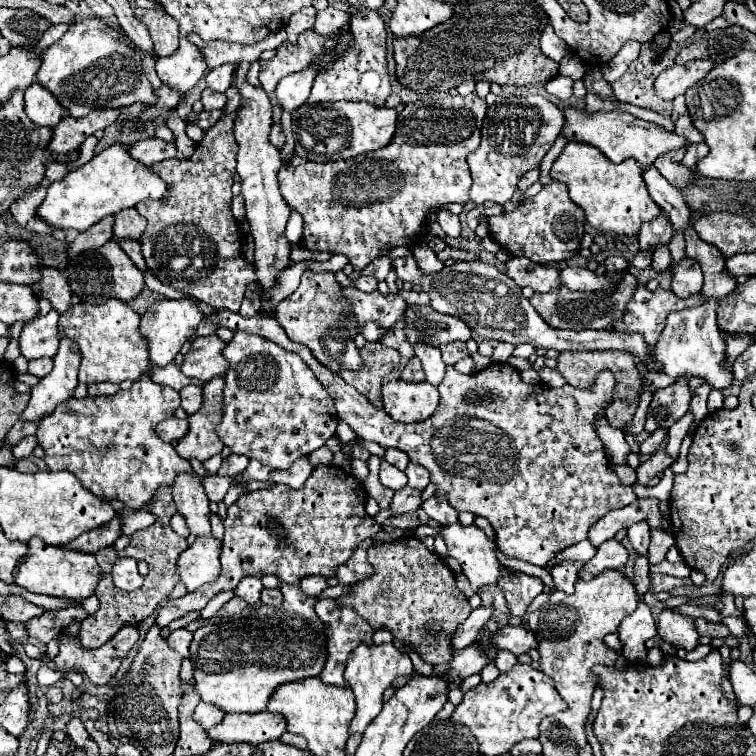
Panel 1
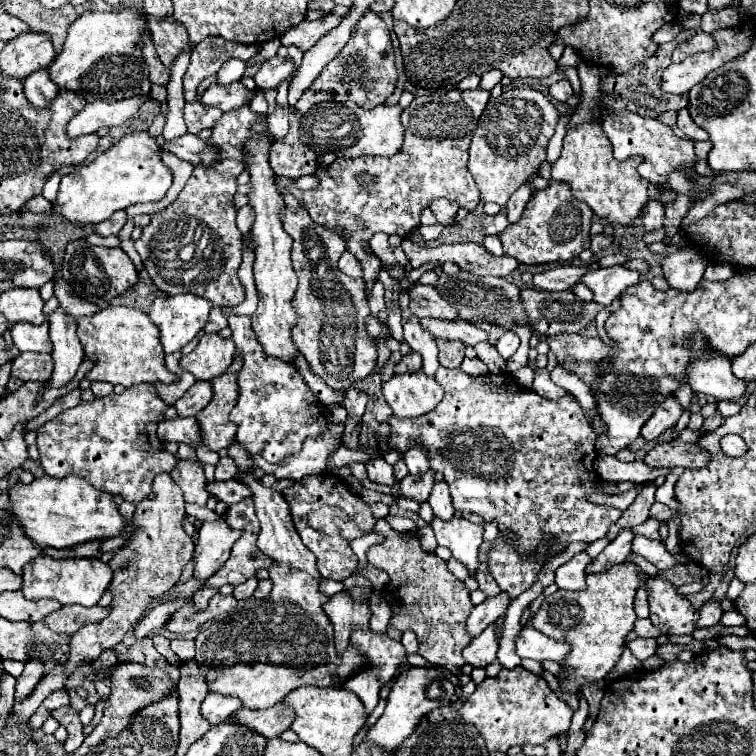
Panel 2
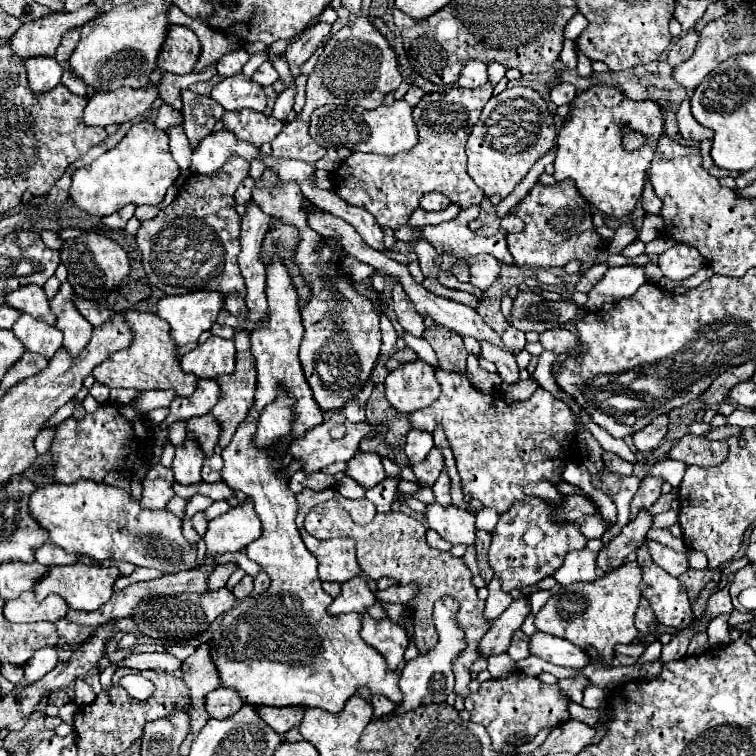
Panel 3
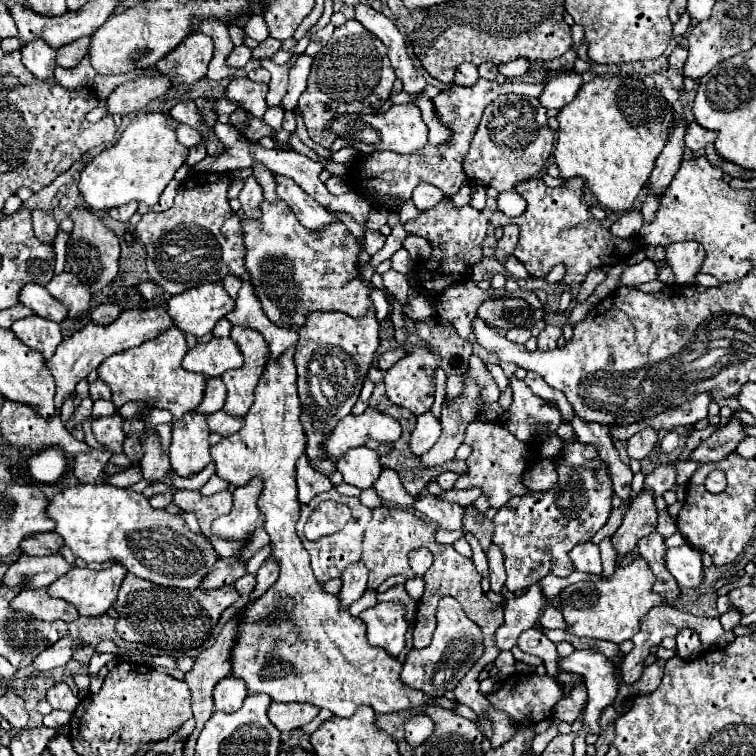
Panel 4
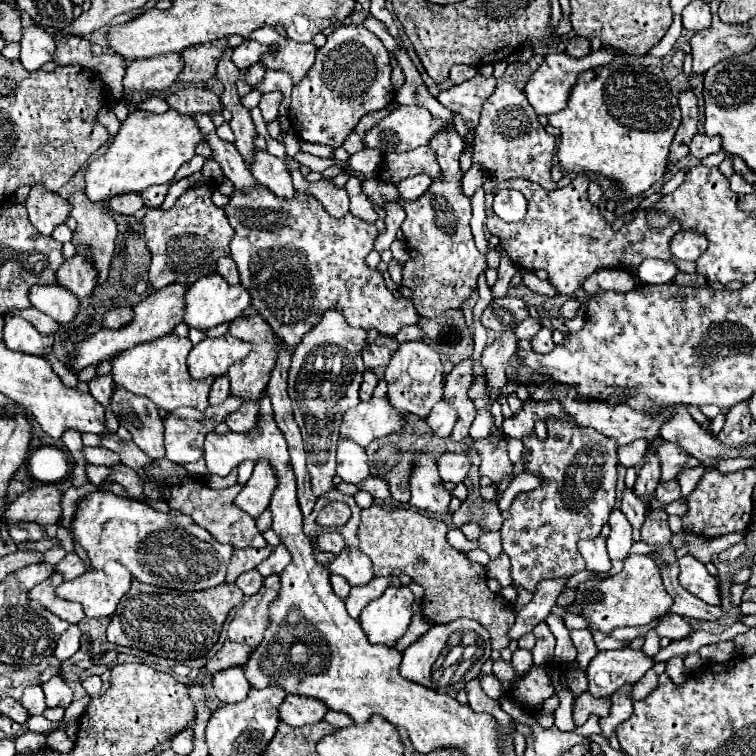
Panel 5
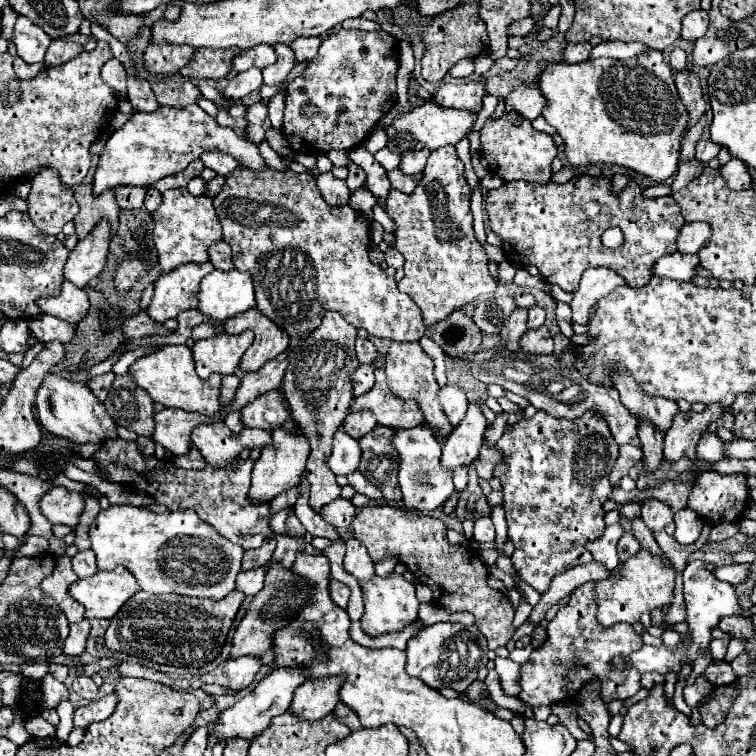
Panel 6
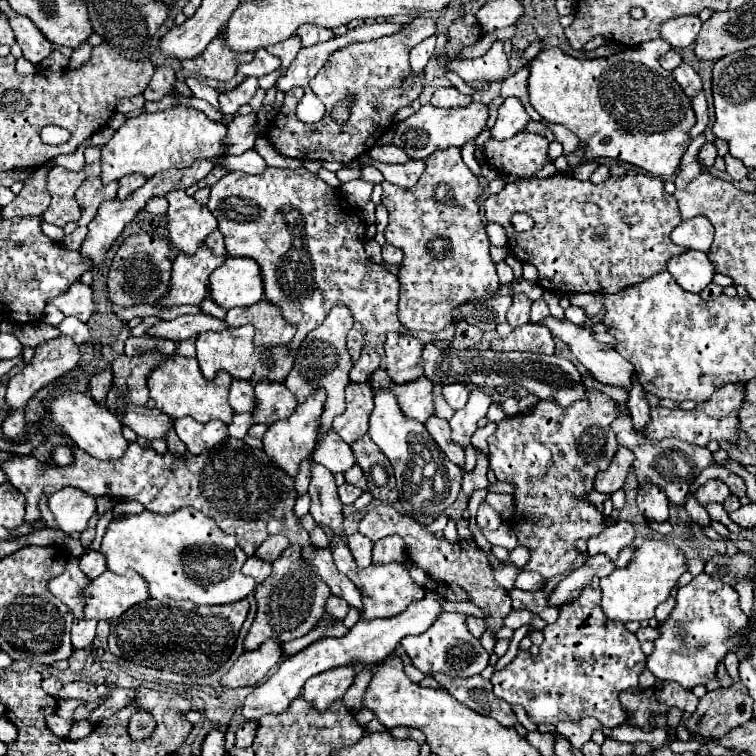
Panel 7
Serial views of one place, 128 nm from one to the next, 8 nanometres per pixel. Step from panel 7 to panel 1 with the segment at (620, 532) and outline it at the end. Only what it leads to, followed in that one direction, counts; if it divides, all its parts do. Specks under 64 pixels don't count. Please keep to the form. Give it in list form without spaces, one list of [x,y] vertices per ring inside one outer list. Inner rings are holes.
[[[562,562],[552,566],[552,580],[554,580],[554,588],[562,590],[566,594],[574,592],[574,582],[578,580],[578,570],[582,568],[582,562]]]

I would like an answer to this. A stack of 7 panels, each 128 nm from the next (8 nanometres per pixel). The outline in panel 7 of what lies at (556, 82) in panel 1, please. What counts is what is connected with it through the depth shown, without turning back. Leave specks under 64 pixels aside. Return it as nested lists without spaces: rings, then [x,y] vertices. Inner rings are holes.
[[[514,96],[506,98],[504,104],[498,108],[498,120],[492,126],[492,138],[506,140],[516,132],[524,130],[528,122],[530,122],[530,116],[524,110],[520,98],[514,98]]]

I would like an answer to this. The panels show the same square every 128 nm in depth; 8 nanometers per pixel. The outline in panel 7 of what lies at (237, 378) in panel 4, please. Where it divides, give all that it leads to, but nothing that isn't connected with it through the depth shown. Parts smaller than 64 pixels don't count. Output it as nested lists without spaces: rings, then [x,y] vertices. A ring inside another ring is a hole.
[[[260,300],[252,308],[232,308],[224,322],[228,328],[240,328],[244,324],[252,324],[256,328],[254,344],[260,348],[274,348],[274,346],[286,346],[292,342],[296,328],[290,326],[282,314],[280,308],[274,304]]]

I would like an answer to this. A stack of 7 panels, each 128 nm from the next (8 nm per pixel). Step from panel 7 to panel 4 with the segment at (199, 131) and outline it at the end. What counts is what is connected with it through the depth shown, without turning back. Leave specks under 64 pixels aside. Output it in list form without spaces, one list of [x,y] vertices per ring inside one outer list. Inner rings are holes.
[[[140,112],[122,132],[120,140],[114,146],[102,150],[80,172],[78,190],[84,196],[86,204],[92,210],[124,206],[130,200],[154,206],[160,200],[166,184],[174,178],[176,170],[184,164],[188,156],[188,148],[184,148],[176,140],[174,126],[176,124],[172,124],[170,116],[166,114]],[[276,176],[276,184],[278,184],[276,194],[292,208],[292,212],[296,214],[302,226],[326,228],[328,224],[338,222],[338,218],[332,216],[332,212],[320,208],[320,204],[316,204],[316,200],[306,196],[306,192],[300,190],[296,184],[292,184],[292,180],[286,180],[284,176]]]

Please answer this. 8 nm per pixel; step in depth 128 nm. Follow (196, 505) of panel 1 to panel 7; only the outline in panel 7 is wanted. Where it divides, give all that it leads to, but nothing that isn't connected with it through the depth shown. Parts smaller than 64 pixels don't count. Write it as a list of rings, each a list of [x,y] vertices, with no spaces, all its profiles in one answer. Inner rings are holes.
[[[266,168],[258,176],[228,172],[212,186],[208,208],[218,220],[228,256],[260,260],[264,300],[276,304],[284,320],[296,328],[290,350],[296,350],[306,334],[318,328],[334,306],[350,308],[354,320],[372,334],[400,332],[416,336],[424,344],[436,340],[450,342],[456,320],[434,334],[410,332],[400,324],[400,282],[384,266],[368,262],[362,248],[366,224],[344,200],[338,190],[330,188],[306,168]],[[130,404],[124,410],[124,418],[120,418],[120,422],[130,426],[138,436],[148,440],[164,438],[174,428],[172,418],[168,414],[160,412],[158,408],[150,410],[148,406],[134,406],[134,404]]]

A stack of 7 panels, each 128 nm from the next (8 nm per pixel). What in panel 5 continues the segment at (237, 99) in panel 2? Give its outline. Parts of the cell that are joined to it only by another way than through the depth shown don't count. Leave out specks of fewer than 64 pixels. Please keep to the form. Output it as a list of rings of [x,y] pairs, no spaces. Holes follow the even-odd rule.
[[[266,70],[266,76],[262,80],[260,86],[256,86],[258,92],[262,94],[268,94],[268,92],[274,92],[274,90],[280,90],[284,94],[282,102],[283,116],[288,115],[289,104],[291,101],[291,94],[293,90],[292,80],[286,72],[276,72],[276,70]],[[299,140],[299,146],[301,152],[309,153],[322,158],[334,158],[333,148],[330,146],[306,142],[303,140]]]

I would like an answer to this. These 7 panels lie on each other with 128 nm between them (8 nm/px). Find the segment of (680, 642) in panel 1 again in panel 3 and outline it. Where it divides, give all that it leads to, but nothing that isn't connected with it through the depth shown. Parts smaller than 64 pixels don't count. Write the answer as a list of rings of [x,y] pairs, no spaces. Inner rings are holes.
[[[640,546],[636,554],[638,566],[642,568],[642,596],[650,602],[658,624],[676,630],[686,628],[694,620],[694,614],[690,610],[684,586],[678,582],[678,578],[656,566],[644,546]]]

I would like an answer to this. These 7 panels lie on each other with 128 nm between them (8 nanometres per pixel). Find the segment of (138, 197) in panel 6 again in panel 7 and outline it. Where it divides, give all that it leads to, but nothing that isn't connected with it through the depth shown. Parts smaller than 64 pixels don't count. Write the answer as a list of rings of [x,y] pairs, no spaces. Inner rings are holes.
[[[124,176],[118,180],[118,198],[126,200],[132,192],[136,192],[146,180],[142,176]]]

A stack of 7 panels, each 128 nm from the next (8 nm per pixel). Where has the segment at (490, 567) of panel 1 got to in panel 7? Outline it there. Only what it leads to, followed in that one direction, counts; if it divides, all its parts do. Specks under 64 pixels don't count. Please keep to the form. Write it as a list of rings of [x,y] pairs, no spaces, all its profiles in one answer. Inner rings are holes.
[[[380,390],[374,396],[374,404],[376,406],[370,416],[368,434],[394,466],[396,490],[400,496],[398,502],[400,502],[402,512],[408,516],[420,516],[420,514],[438,514],[438,512],[446,510],[460,492],[462,470],[456,464],[452,464],[444,456],[444,452],[440,452],[438,444],[430,438],[430,434],[426,432],[422,422],[404,418],[396,398],[390,392]],[[430,482],[434,484],[432,492],[430,492]],[[430,494],[432,494],[432,498],[438,498],[438,502],[430,500]]]

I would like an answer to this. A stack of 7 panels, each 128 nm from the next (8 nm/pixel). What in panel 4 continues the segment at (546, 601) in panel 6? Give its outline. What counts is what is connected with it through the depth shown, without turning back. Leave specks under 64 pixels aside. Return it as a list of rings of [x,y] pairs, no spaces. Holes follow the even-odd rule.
[[[532,584],[522,596],[506,600],[504,624],[494,634],[496,646],[500,650],[512,650],[516,646],[516,638],[520,636],[520,632],[536,626],[544,606],[546,598],[538,584]]]

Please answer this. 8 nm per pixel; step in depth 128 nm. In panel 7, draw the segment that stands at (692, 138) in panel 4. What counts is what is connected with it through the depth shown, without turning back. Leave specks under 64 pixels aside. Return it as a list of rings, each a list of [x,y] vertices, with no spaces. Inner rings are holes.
[[[706,142],[706,144],[700,148],[698,160],[700,160],[704,166],[712,166],[712,164],[714,164],[714,158],[716,158],[716,146],[714,146],[712,142]]]

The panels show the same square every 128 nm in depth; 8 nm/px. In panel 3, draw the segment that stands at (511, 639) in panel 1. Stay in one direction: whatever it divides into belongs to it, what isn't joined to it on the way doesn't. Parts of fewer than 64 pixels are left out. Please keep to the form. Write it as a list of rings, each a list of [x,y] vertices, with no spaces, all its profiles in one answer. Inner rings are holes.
[[[542,632],[530,636],[530,654],[558,666],[582,668],[588,664],[588,656],[570,640],[560,640],[556,636],[548,636]]]

